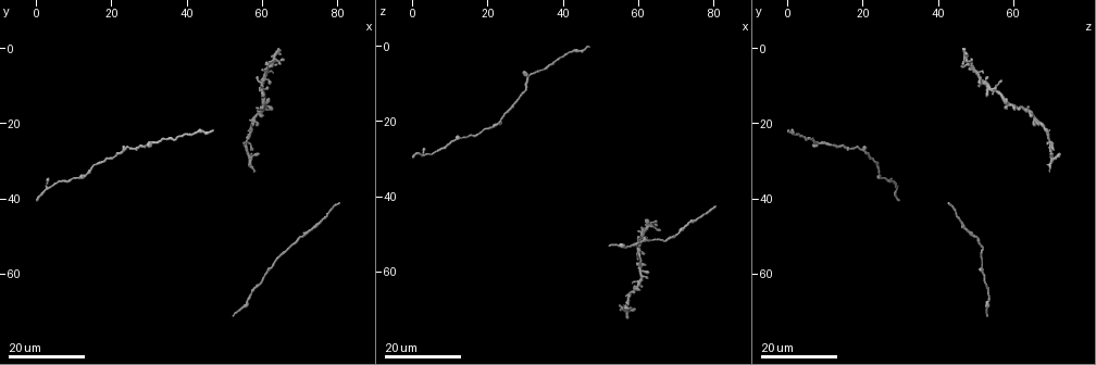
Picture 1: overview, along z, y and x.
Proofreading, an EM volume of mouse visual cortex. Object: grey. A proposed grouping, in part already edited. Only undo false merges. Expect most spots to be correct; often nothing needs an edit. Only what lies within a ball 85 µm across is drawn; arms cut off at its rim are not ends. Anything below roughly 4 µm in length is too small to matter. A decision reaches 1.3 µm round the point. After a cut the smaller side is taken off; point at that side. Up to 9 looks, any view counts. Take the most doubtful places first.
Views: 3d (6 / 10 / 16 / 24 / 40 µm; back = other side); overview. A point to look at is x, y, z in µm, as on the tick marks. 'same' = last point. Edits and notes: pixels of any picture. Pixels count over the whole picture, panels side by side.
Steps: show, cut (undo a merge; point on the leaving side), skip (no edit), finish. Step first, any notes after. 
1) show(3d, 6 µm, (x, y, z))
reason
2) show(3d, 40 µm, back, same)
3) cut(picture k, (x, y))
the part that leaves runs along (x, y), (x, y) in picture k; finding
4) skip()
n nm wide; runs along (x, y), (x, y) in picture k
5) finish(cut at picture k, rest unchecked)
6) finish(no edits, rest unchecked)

show(3d, 24 µm, (56.5, 25.0, 70.5))
four arms meet

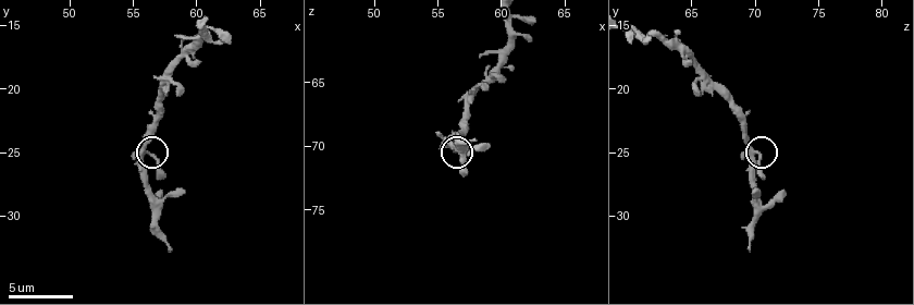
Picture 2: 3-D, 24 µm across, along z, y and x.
show(3d, 10 µm, (56.2, 25.0, 70.2))

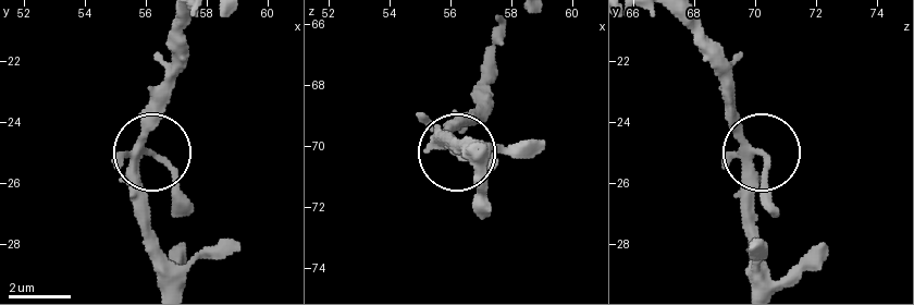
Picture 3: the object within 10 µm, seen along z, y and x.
skip()
230 nm wide; runs along (187, 22), (184, 61), (145, 139), (169, 170), (184, 215) in picture 3; all the same cell

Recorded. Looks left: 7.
show(3d, 24 µm, (67.0, 53.0, 51.0))

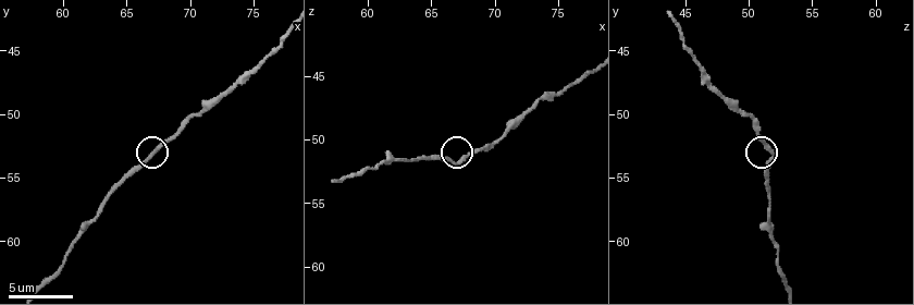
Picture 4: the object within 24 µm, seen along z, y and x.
show(3d, 10 µm, (67.4, 53.0, 51.8))
closer look

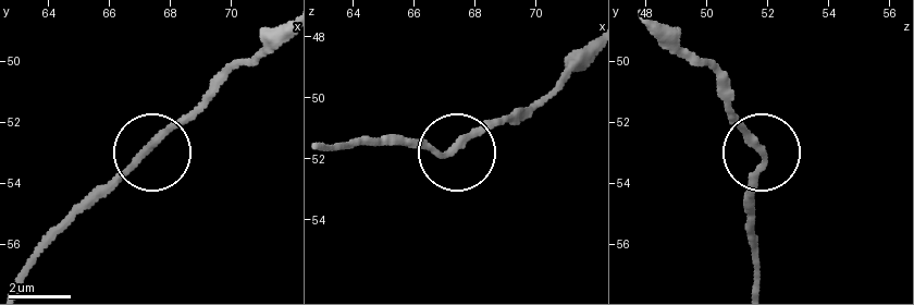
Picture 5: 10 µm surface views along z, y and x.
skip()
all the same cell

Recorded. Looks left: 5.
show(3d, 16 µm, (71.0, 49.8, 49.2))

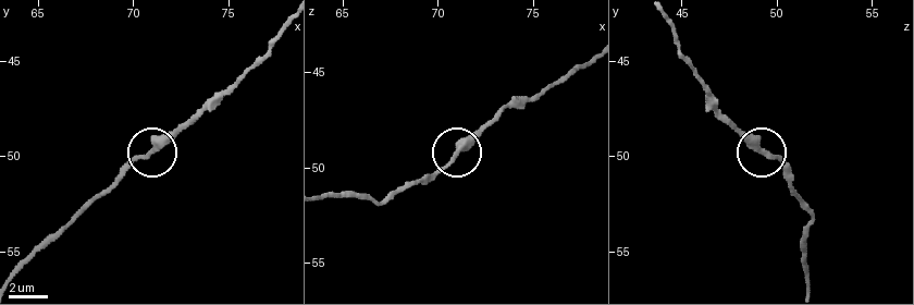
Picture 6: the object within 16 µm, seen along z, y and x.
show(3d, 6 µm, (71.1, 49.6, 49.3))
zoom in

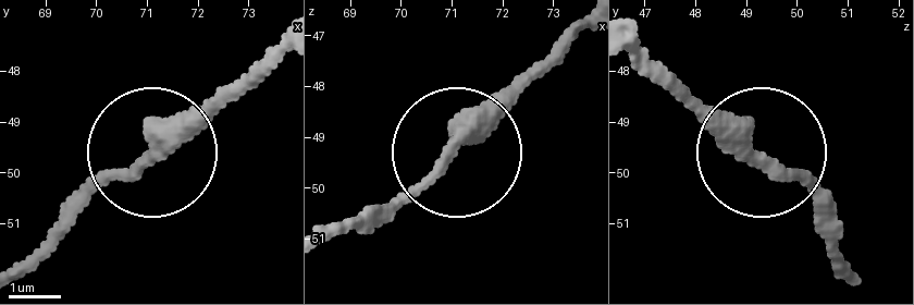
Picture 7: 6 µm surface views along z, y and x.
skip()
390 nm wide; continuous, no second cell

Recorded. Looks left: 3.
show(3d, 10 µm, (61.0, 59.8, 51.8))

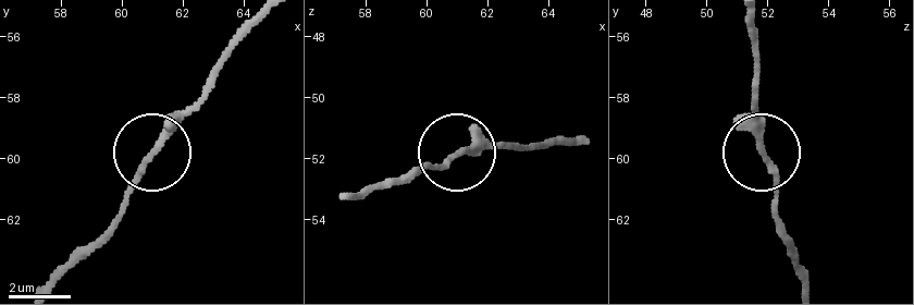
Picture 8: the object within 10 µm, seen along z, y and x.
show(3d, 10 µm, back, (61.1, 59.8, 51.8))

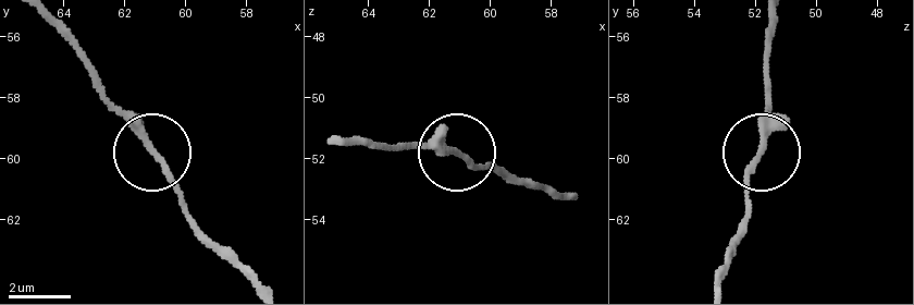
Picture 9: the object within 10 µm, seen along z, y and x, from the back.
skip()
continuous, no second cell

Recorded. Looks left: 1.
finish(no edits, rest unchecked)

